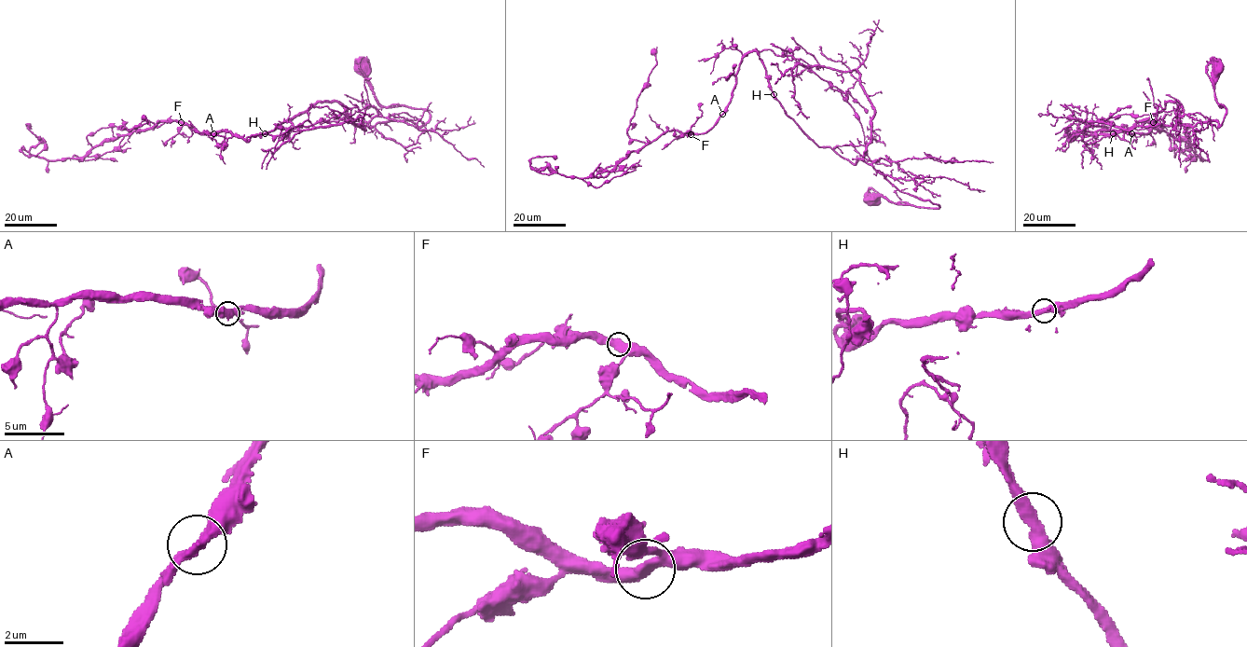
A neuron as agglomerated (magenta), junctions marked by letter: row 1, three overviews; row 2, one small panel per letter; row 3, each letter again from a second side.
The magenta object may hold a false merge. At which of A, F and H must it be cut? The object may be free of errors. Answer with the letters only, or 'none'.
none

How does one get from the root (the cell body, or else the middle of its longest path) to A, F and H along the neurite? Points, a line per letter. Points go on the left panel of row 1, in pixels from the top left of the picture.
A: (363, 67), (380, 104), (424, 108), (429, 119), (358, 125), (337, 102), (315, 102), (247, 141), (212, 134)
F: (363, 67), (380, 104), (424, 108), (429, 119), (358, 125), (337, 102), (315, 102), (247, 141), (182, 122)
H: (363, 67), (380, 104), (424, 108), (429, 119), (420, 126), (358, 125), (337, 102), (315, 102), (264, 133)

